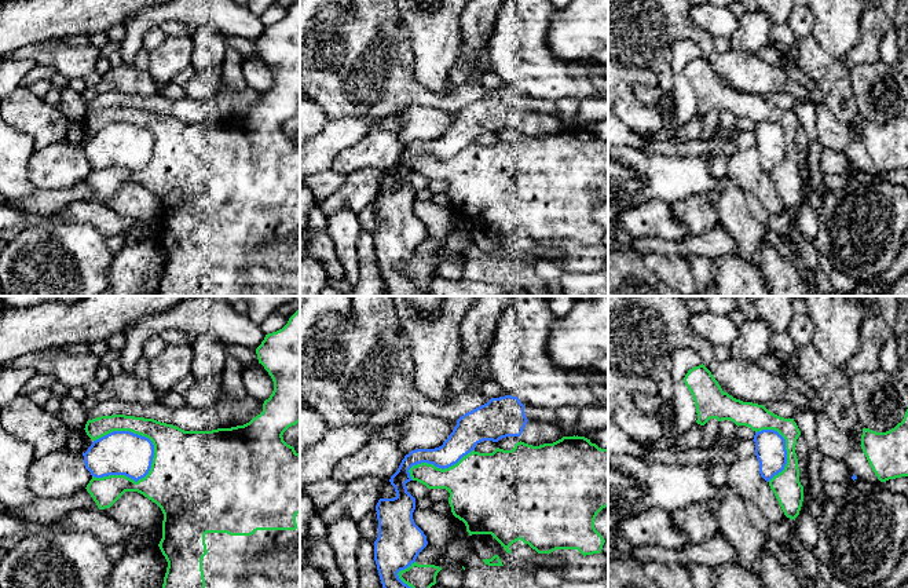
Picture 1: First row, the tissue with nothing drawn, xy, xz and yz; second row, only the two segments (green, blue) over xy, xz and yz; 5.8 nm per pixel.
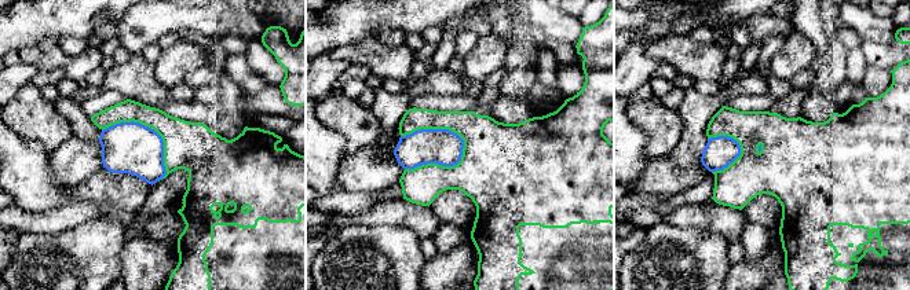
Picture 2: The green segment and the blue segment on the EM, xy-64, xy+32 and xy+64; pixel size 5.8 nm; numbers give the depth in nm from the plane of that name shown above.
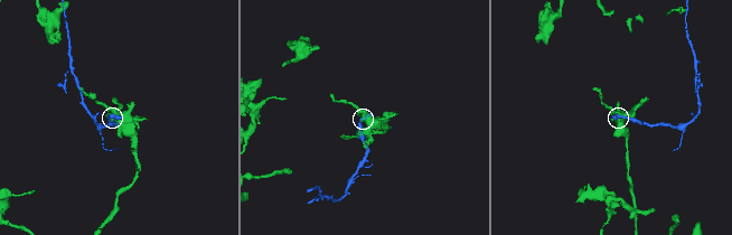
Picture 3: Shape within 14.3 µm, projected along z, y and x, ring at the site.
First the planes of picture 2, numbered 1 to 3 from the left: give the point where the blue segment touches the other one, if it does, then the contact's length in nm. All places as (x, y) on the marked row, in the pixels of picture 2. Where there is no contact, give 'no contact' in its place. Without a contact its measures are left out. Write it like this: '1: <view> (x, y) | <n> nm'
1: xy-64 (150, 127) | 460 nm
2: xy+32 (441, 165) | 400 nm
3: xy+64 (735, 160) | 240 nm

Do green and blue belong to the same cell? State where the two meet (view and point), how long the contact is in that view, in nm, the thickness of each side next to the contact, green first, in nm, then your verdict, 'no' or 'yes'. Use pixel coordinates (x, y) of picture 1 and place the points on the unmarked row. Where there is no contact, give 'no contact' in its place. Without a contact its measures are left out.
xy (134, 172) | 420 nm | 360/260 nm | yes

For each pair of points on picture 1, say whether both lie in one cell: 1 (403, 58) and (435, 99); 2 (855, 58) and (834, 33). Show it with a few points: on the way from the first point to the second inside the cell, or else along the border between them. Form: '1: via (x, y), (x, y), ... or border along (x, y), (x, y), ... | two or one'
1: via (403, 70), (403, 76), (423, 95) | one
2: border along (860, 21), (860, 39), (842, 59) | two

